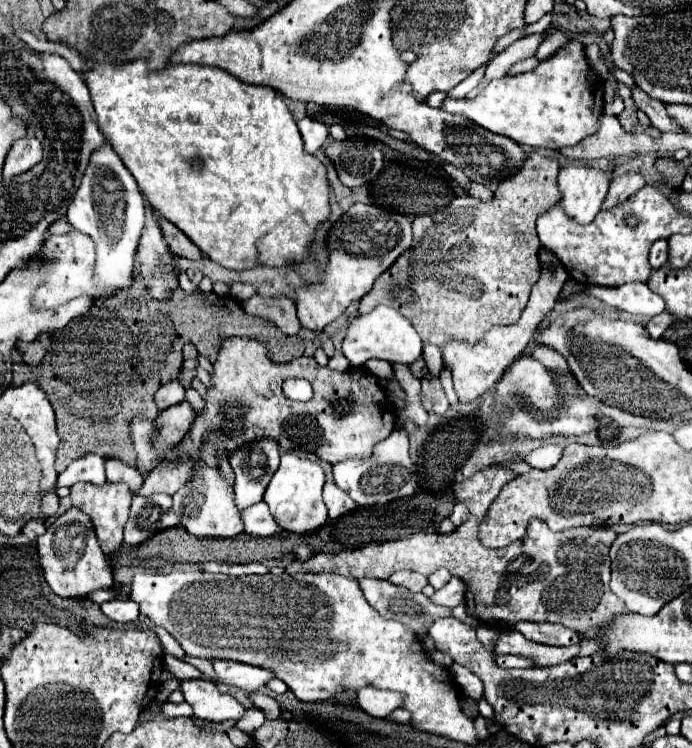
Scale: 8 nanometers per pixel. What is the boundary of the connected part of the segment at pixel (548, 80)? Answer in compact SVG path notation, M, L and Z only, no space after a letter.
M572 41L534 71L492 79L474 99L446 99L442 109L464 115L476 125L510 137L520 145L562 149L576 145L598 129L598 117L604 107L602 85L602 79L598 81L598 75L586 63L582 43Z

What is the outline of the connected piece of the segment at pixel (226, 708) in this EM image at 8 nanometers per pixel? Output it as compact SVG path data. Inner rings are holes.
M181 681L184 700L192 705L194 715L208 721L238 721L244 717L246 707L230 693L224 693L212 681Z

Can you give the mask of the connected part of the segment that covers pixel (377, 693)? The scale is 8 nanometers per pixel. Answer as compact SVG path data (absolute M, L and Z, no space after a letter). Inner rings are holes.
M364 687L358 691L358 705L374 717L386 717L388 713L392 713L394 709L402 707L402 695L400 693L392 693L392 691L380 691L380 689L372 689L372 687Z

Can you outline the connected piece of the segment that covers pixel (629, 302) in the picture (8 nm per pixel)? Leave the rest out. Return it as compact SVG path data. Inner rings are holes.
M626 283L620 287L600 287L600 285L588 285L586 293L602 299L604 303L644 317L654 317L664 311L664 301L654 295L644 283Z

